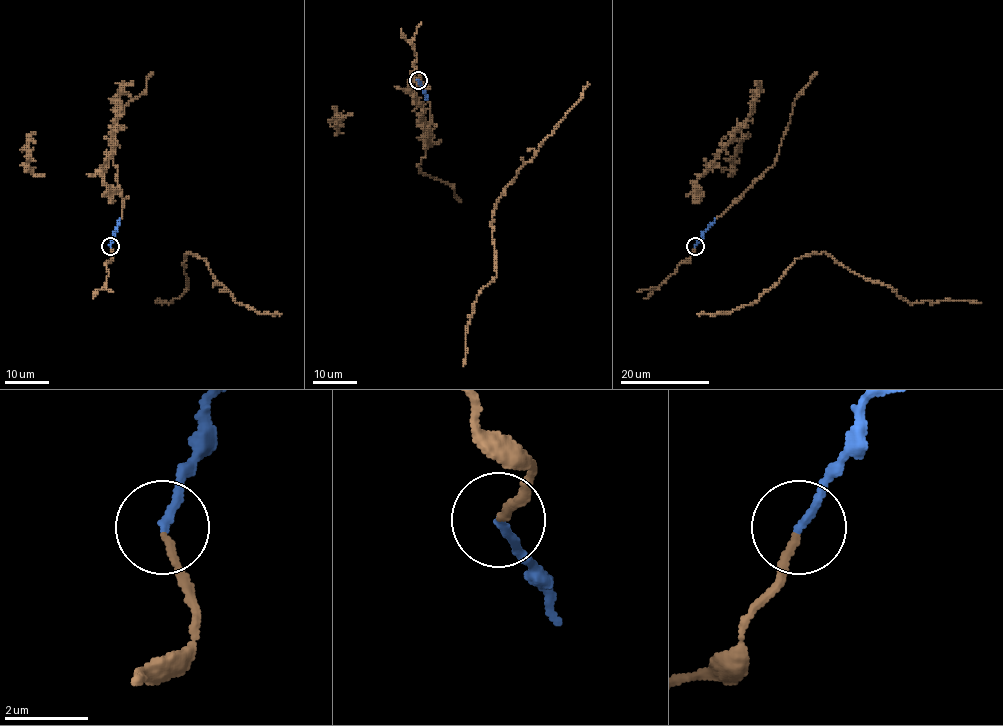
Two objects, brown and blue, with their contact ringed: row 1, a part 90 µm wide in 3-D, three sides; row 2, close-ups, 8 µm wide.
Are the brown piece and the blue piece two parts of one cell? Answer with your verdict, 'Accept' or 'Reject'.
Accept

